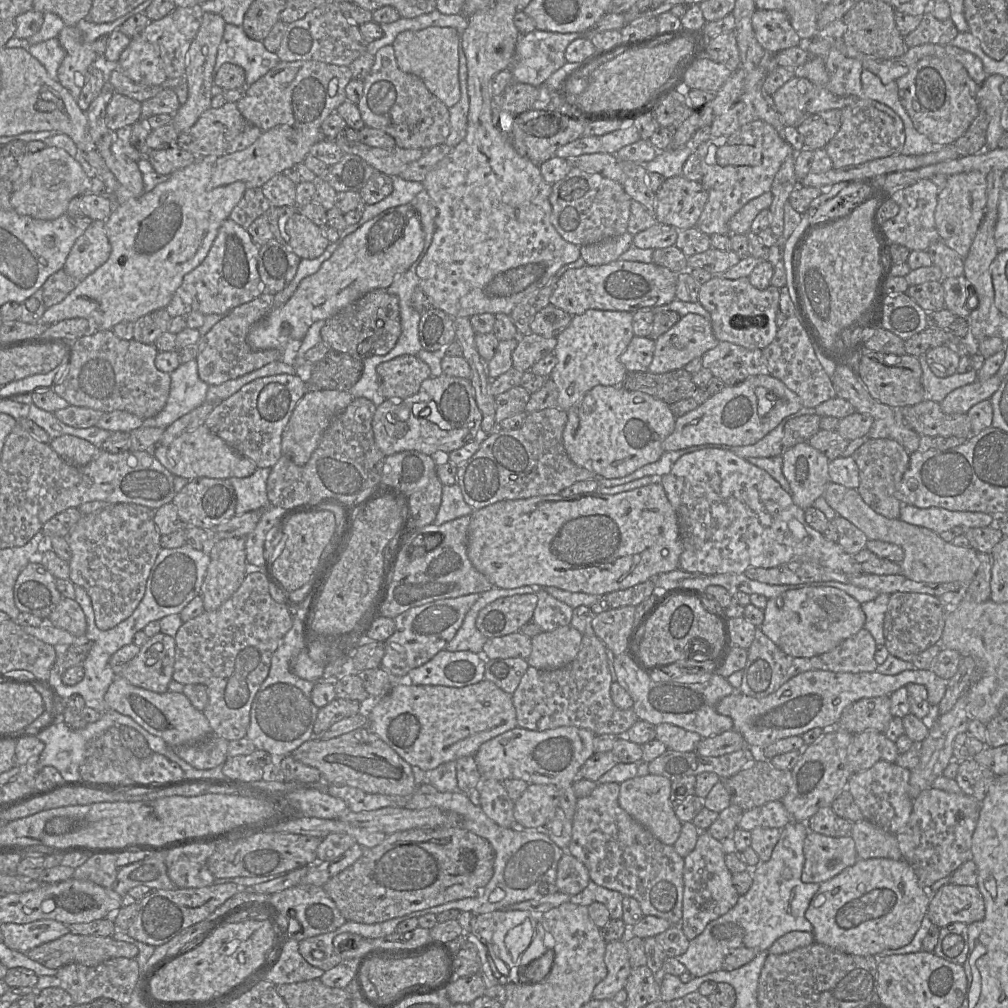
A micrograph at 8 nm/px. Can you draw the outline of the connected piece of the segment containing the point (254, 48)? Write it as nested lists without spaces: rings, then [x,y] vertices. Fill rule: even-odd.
[[[226,23],[218,47],[214,74],[223,63],[236,64],[244,69],[245,85],[250,86],[279,62],[278,55],[267,51],[262,41],[252,40],[242,27]]]

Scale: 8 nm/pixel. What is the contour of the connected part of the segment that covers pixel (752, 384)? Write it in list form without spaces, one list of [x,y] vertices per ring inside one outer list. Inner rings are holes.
[[[754,375],[734,386],[725,386],[719,393],[710,396],[694,410],[675,419],[673,432],[663,441],[664,451],[677,451],[700,444],[726,444],[730,446],[753,445],[775,429],[787,416],[797,413],[803,406],[799,396],[782,381],[769,375]]]

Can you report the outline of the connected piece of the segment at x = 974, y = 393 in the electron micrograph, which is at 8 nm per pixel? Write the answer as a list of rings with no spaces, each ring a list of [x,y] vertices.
[[[996,374],[985,381],[975,381],[950,392],[940,403],[946,414],[967,414],[975,404],[990,399],[997,391],[1001,378]]]

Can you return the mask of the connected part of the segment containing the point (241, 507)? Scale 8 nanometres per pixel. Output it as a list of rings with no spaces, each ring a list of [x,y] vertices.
[[[257,468],[249,477],[227,479],[236,493],[235,516],[270,506],[267,495],[267,479],[271,470],[271,468]]]

